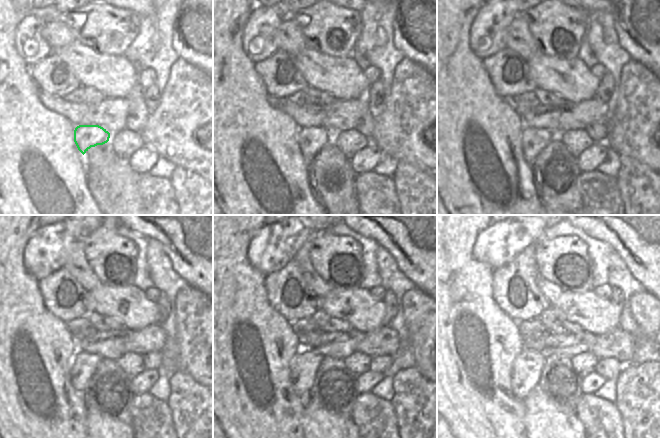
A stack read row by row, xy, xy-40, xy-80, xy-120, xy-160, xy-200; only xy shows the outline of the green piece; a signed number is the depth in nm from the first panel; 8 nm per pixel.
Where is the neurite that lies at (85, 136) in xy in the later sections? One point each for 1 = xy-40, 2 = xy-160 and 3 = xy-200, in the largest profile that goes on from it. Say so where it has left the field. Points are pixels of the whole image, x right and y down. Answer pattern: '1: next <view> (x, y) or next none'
1: next xy-40 (310, 139)
2: next xy-160 (303, 368)
3: next xy-200 (527, 368)

